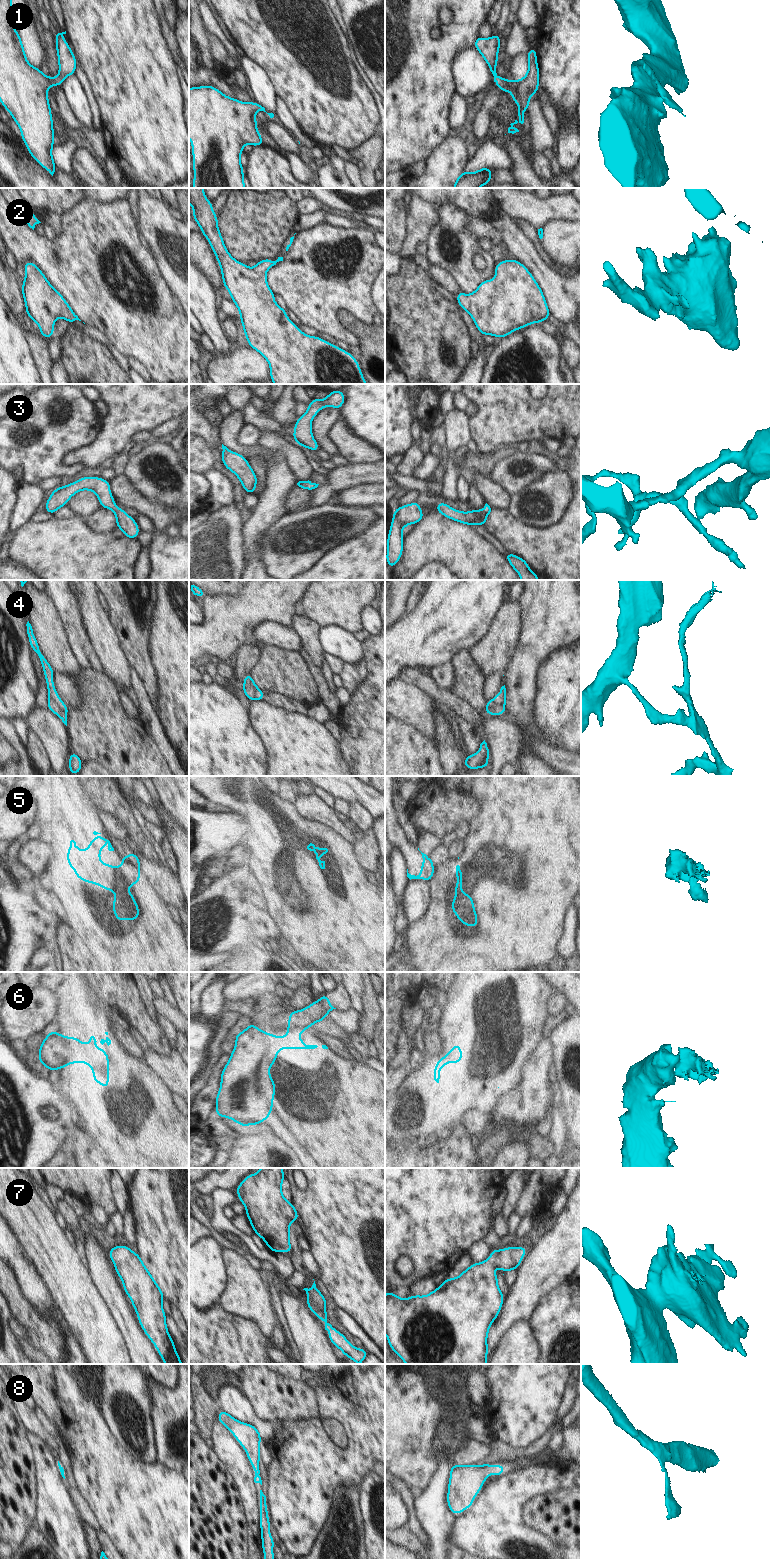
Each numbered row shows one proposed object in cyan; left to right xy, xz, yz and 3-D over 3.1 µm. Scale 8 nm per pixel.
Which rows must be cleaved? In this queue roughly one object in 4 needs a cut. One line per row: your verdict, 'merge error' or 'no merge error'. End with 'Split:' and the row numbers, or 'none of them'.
1: no merge error
2: no merge error
3: no merge error
4: merge error
5: merge error
6: no merge error
7: no merge error
8: no merge error
Split: 4, 5

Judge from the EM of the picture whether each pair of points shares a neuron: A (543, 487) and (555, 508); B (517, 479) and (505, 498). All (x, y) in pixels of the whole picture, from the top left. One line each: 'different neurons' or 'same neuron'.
A: same neuron
B: different neurons

